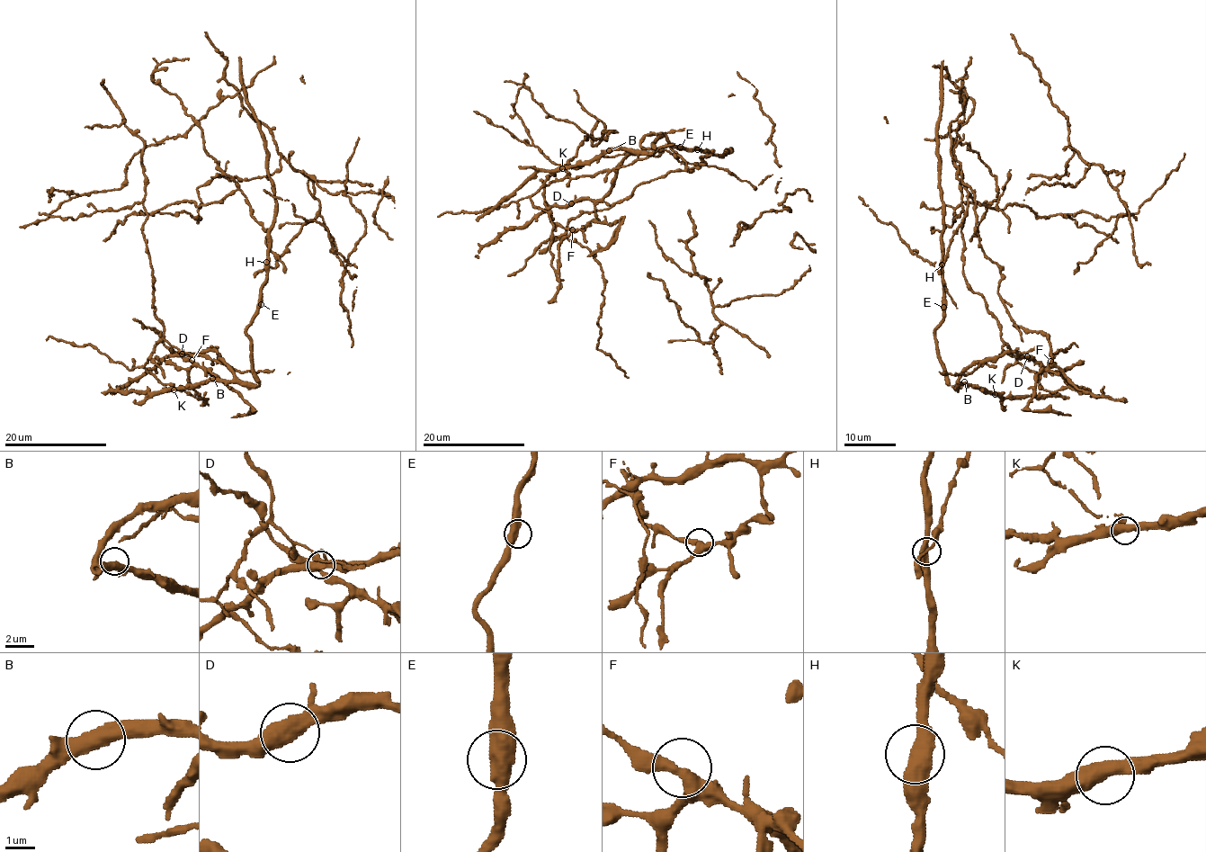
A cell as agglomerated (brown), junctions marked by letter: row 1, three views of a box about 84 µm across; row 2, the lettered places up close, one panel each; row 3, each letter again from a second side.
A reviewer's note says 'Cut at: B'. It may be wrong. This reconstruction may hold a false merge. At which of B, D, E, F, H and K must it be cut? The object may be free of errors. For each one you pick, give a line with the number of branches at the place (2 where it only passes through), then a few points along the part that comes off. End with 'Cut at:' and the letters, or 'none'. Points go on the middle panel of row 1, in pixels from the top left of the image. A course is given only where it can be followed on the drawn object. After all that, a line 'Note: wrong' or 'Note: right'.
Cut at: none
Note: wrong

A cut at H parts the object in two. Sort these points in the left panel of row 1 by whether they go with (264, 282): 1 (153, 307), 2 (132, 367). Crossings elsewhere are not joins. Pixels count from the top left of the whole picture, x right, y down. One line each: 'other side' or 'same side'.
1: other side
2: other side

